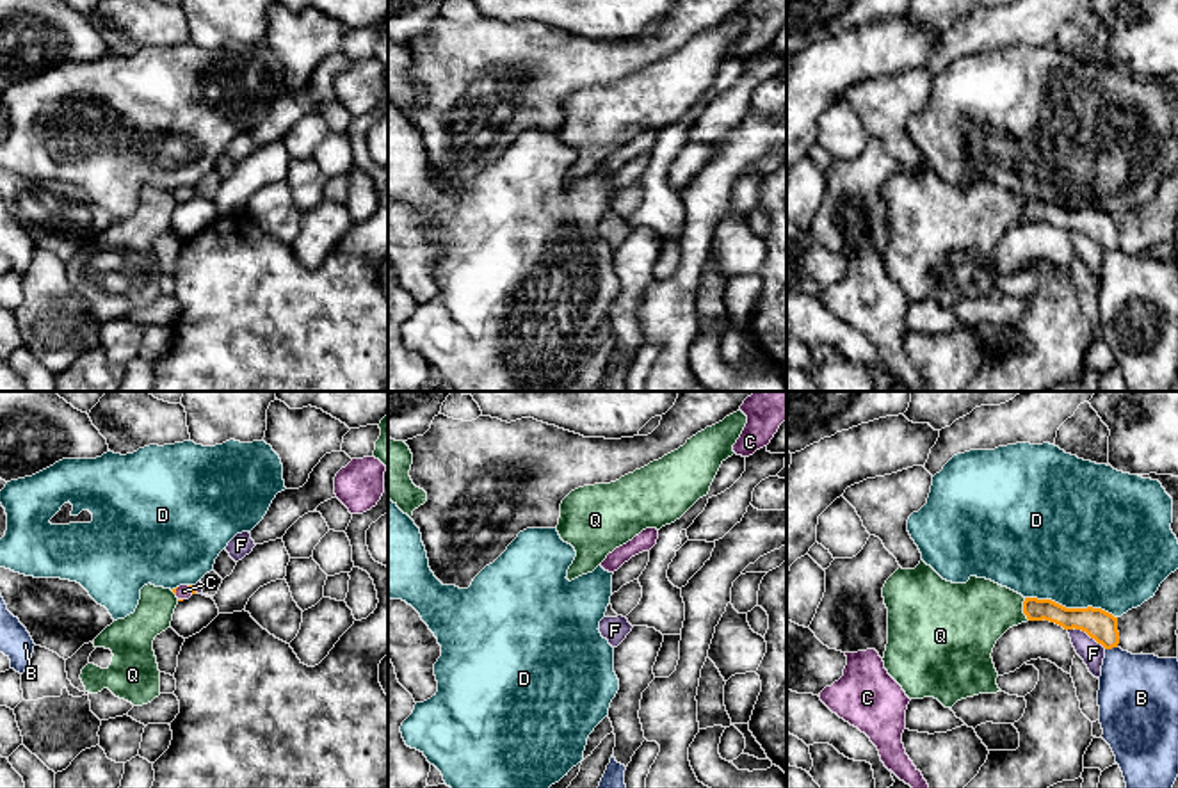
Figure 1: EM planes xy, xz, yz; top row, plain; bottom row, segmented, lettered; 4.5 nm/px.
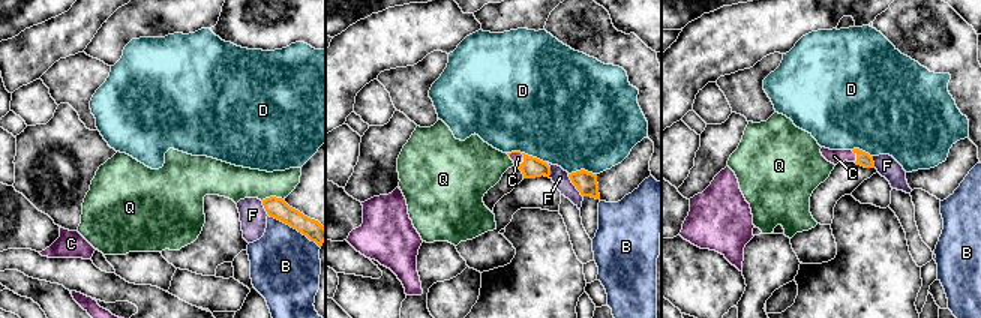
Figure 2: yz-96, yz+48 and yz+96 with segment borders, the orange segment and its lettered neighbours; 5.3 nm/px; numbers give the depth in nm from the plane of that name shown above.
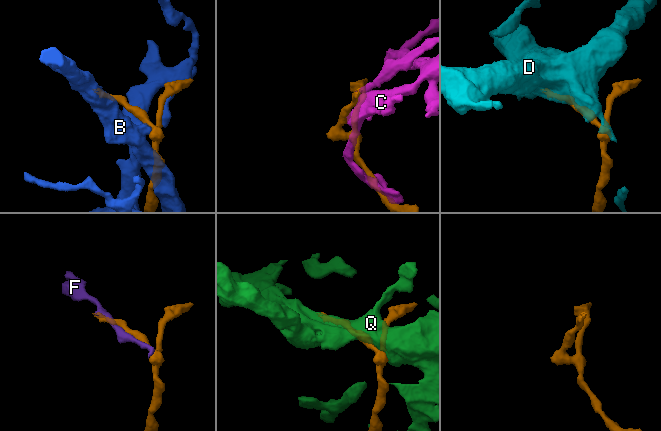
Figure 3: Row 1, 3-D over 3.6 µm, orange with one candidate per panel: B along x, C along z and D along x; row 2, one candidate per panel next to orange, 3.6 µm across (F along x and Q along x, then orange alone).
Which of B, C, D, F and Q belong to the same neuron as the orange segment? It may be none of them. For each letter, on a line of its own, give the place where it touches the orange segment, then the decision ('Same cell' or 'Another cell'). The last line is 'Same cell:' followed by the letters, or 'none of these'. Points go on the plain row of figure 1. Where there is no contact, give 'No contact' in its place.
B: Touches orange at yz (1111, 249). Another cell
C: Touches orange at xy (191, 191). Same cell
D: Touches orange at yz (1072, 210). Another cell
F: Touches orange at yz (1088, 235). Another cell
Q: Touches orange at yz (1024, 210). Another cell
Same cell: C

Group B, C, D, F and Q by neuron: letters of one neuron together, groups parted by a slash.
B / C / D / F Q

